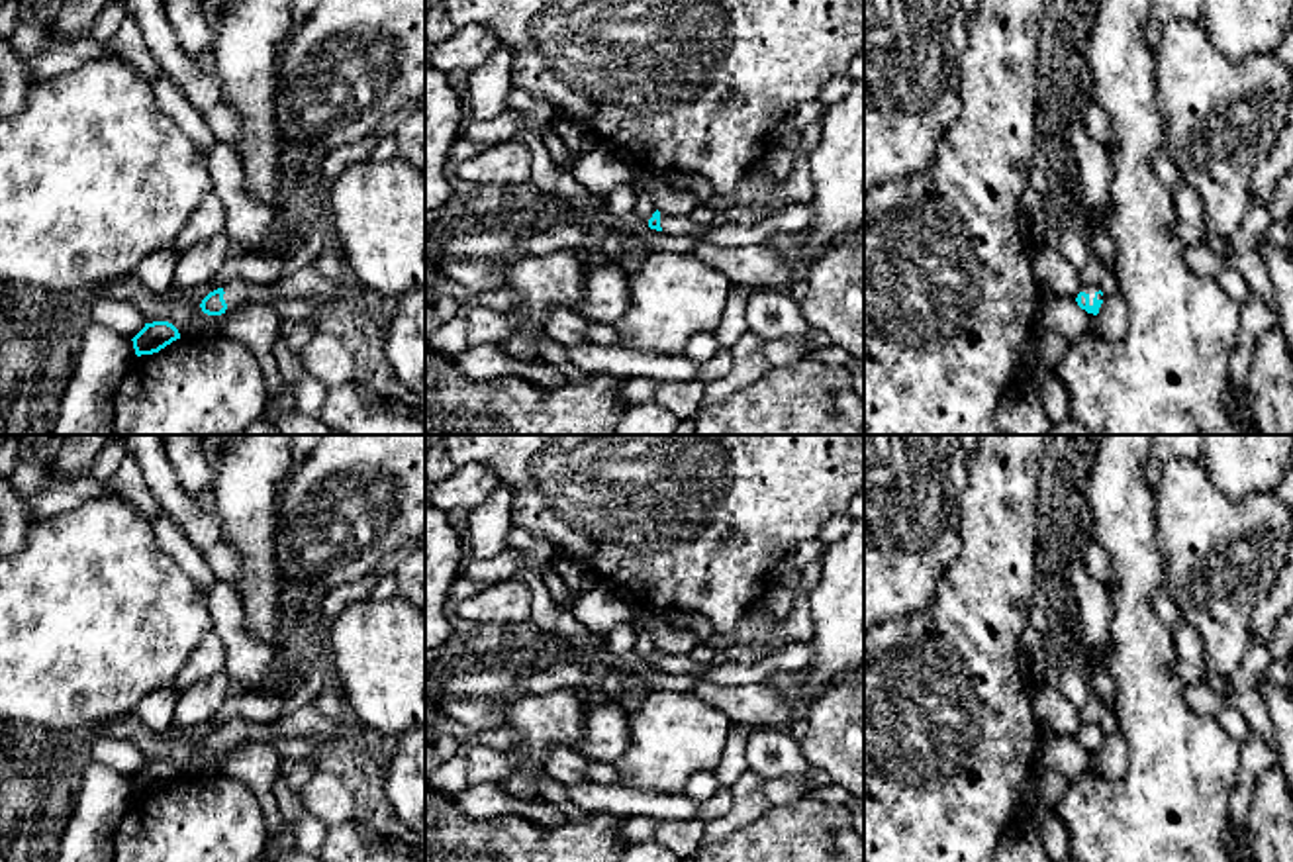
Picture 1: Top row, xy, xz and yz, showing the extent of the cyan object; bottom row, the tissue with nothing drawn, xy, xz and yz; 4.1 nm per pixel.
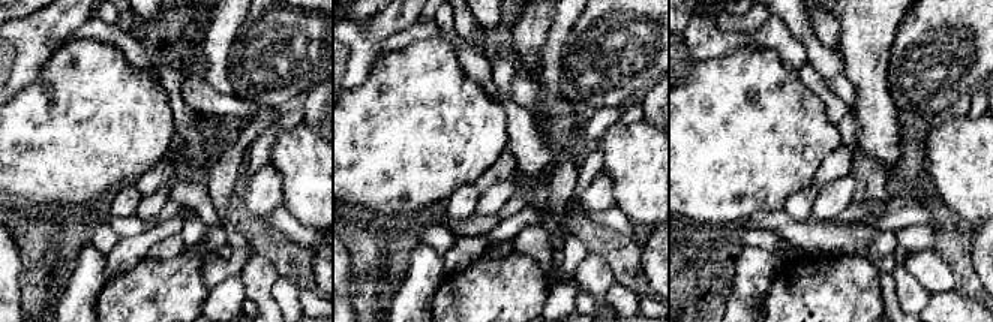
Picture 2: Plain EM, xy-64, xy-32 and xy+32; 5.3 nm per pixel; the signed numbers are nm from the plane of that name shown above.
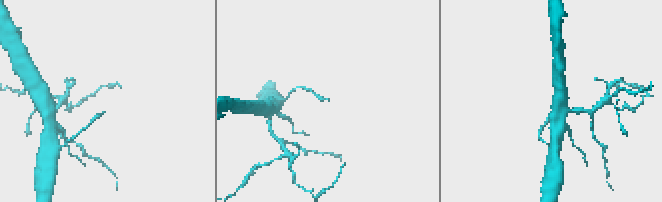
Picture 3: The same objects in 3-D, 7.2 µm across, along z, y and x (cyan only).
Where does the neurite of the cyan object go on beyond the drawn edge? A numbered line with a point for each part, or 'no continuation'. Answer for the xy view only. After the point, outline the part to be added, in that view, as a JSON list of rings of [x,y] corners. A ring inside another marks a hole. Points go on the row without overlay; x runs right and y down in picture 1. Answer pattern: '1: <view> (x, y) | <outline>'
1: xy (306, 721) | [[[304,705],[276,725],[259,725],[245,717],[235,717],[223,723],[223,731],[227,746],[233,746],[243,741],[261,741],[270,744],[278,739],[294,741],[300,737],[343,737],[362,742],[366,727],[351,713],[343,719],[331,719],[321,715],[313,705]]]

